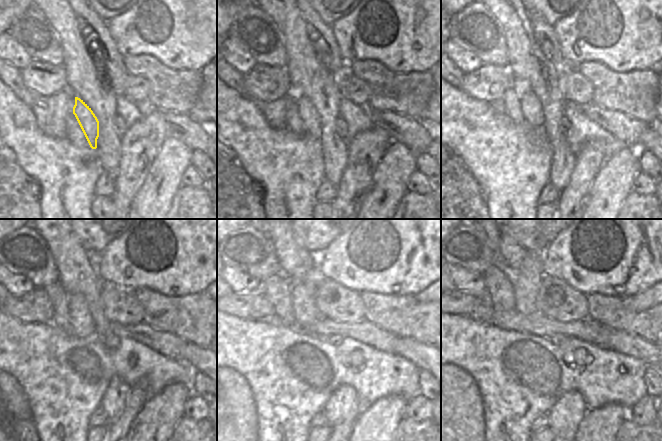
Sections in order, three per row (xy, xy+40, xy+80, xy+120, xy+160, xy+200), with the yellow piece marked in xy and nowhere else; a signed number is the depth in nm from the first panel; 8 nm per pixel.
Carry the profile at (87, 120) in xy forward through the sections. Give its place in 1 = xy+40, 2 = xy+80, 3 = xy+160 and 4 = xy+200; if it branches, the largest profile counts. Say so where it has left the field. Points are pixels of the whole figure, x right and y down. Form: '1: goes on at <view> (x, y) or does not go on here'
1: goes on at xy+40 (307, 112)
2: goes on at xy+80 (532, 110)
3: goes on at xy+160 (305, 311)
4: goes on at xy+200 (527, 279)

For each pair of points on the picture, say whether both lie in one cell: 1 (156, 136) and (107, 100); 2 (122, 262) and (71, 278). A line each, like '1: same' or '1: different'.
1: different
2: different

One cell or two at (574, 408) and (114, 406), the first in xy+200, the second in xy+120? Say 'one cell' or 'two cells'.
one cell

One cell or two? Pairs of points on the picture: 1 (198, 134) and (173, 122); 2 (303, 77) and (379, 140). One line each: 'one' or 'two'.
1: one
2: two

